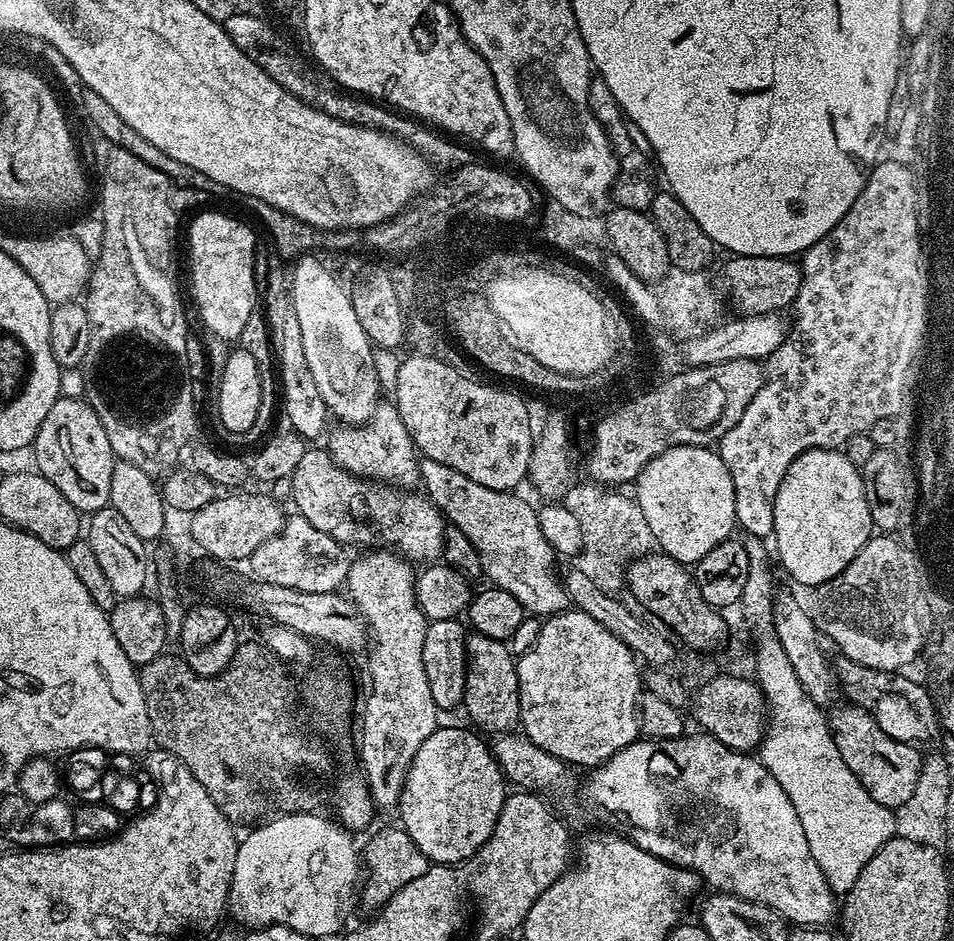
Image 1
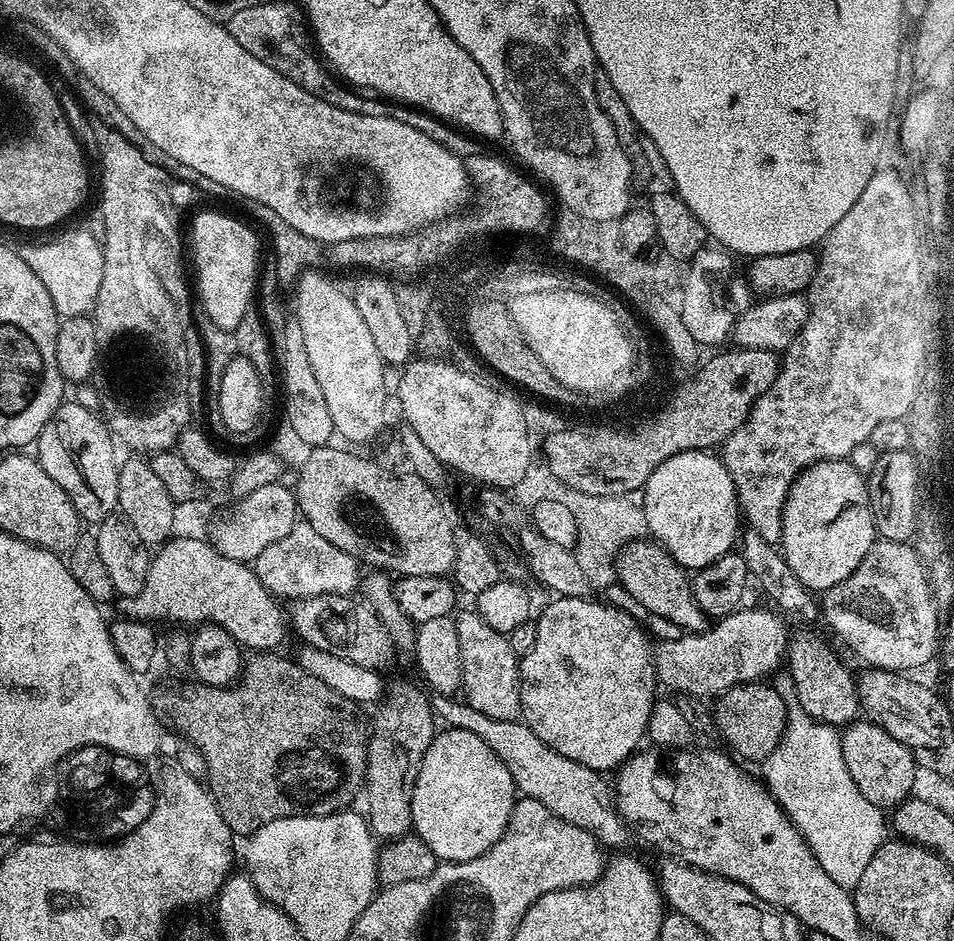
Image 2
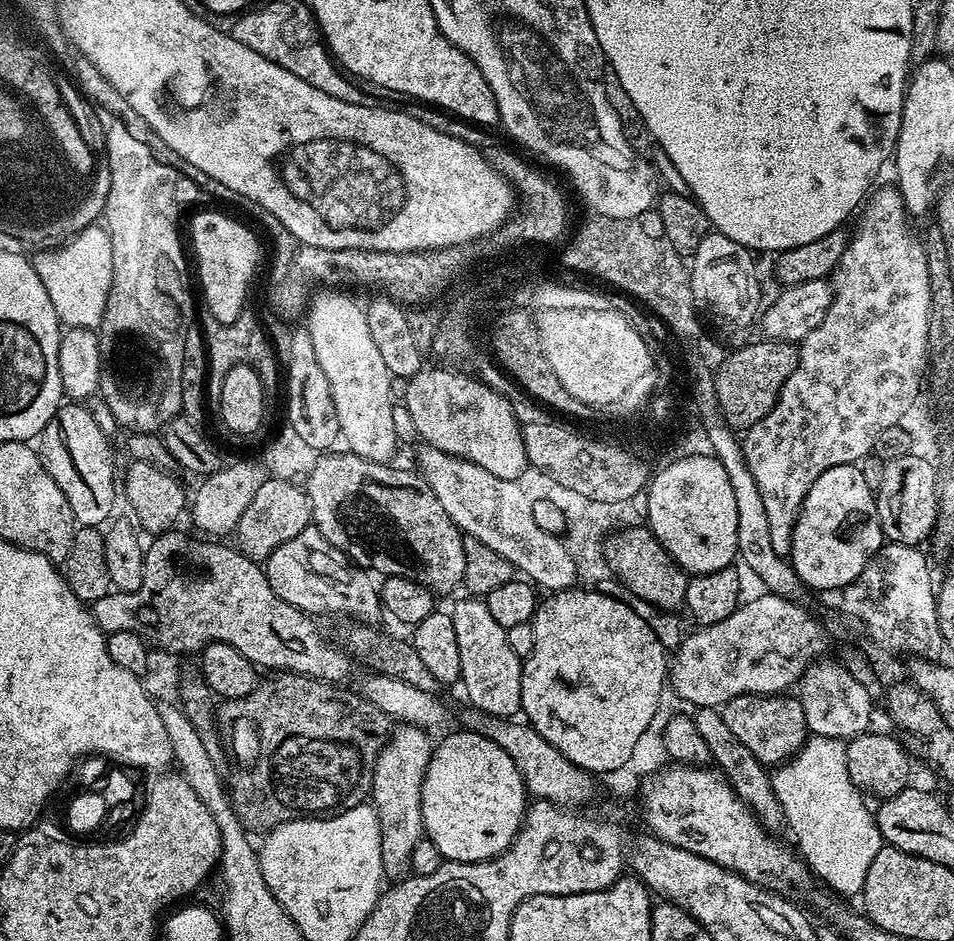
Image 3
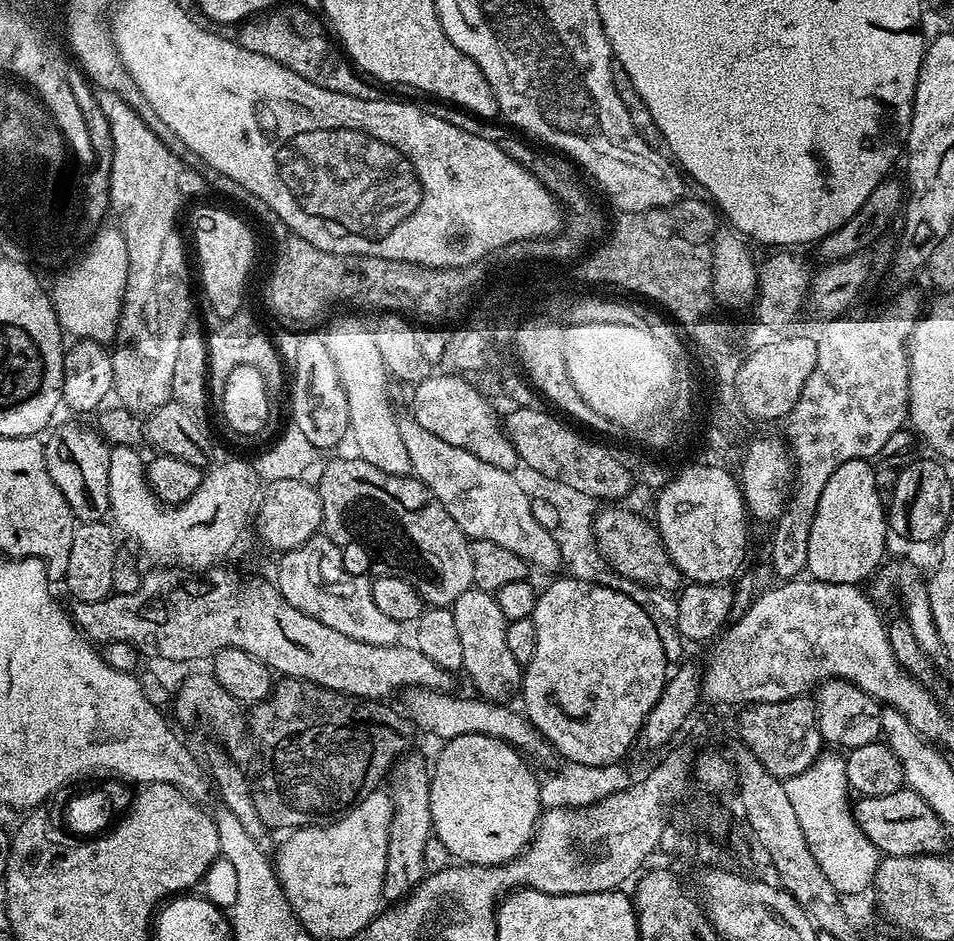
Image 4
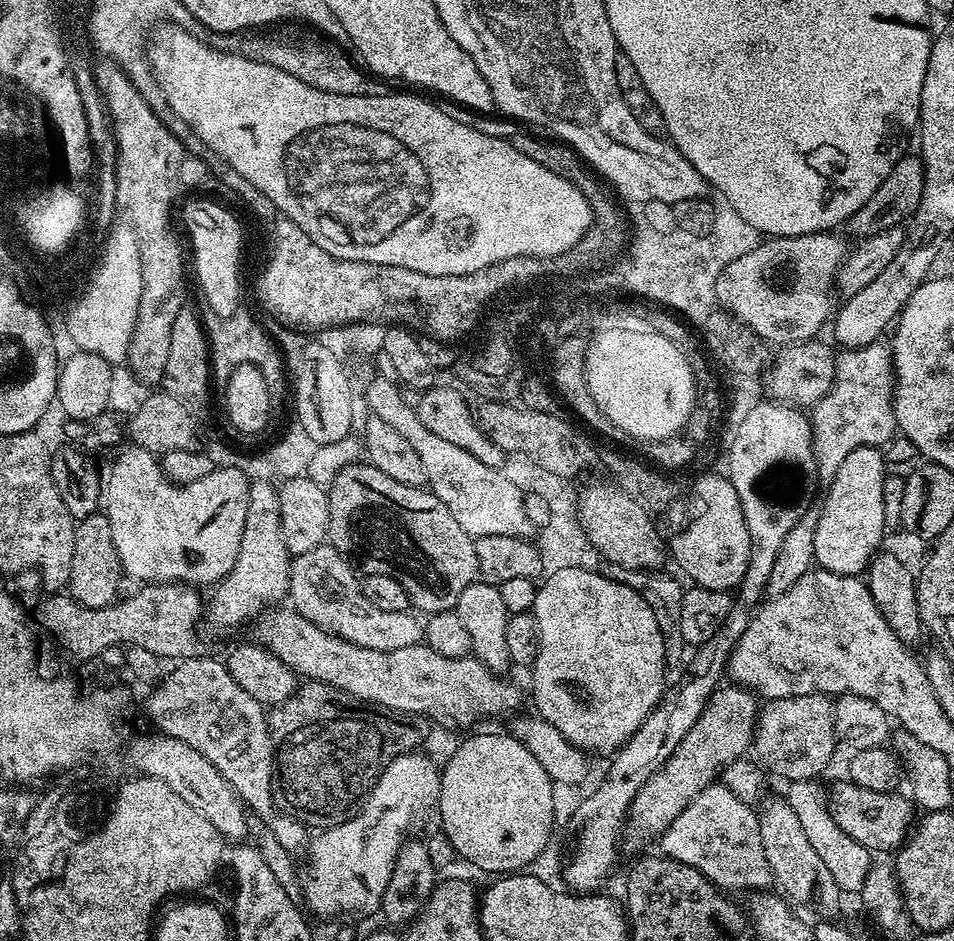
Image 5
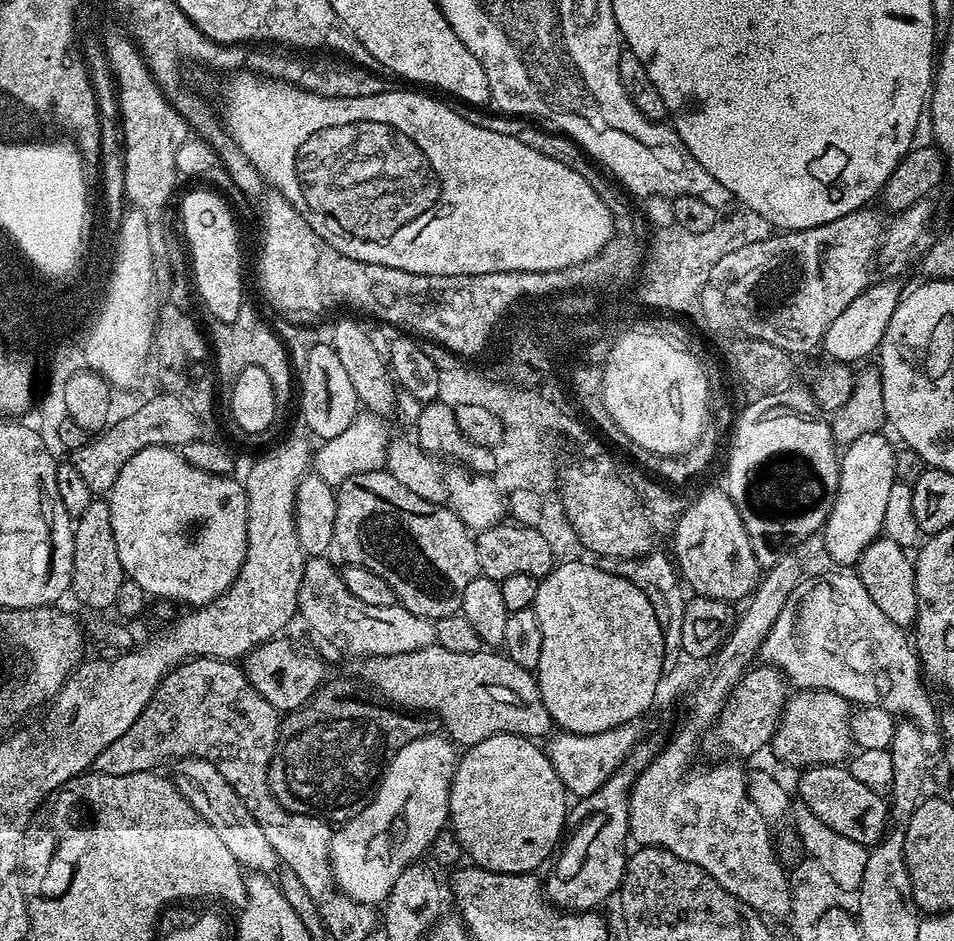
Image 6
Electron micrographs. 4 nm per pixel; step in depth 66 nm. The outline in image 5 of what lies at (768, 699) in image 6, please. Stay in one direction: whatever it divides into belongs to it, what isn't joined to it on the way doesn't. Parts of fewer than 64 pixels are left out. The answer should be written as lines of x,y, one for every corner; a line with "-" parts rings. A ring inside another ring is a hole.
739,686
724,687
717,687
698,722
690,726
690,734
678,742
678,750
674,750
674,754
670,754
663,766
645,782
642,790
638,790
630,809
630,828
632,824
638,835
663,836
678,814
690,806
692,799
713,784
725,765
741,759
747,753
744,751
752,748
758,715
757,693

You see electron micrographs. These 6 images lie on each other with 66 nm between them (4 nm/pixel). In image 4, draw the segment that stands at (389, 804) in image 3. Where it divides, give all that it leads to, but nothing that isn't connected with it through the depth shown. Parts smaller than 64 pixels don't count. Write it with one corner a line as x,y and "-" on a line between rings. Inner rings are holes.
405,754
397,759
390,772
392,821
386,846
386,874
382,878
382,894
388,902
405,900
425,878
426,842
433,836
430,818
430,768
420,756

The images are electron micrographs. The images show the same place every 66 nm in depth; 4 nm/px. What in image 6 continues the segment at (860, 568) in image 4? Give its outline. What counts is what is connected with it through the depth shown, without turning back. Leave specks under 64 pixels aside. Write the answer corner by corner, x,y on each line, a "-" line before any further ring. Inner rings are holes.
880,432
854,438
840,456
838,494
822,529
824,548
836,566
852,566
859,556
883,533
883,518
890,488
896,483
897,449

